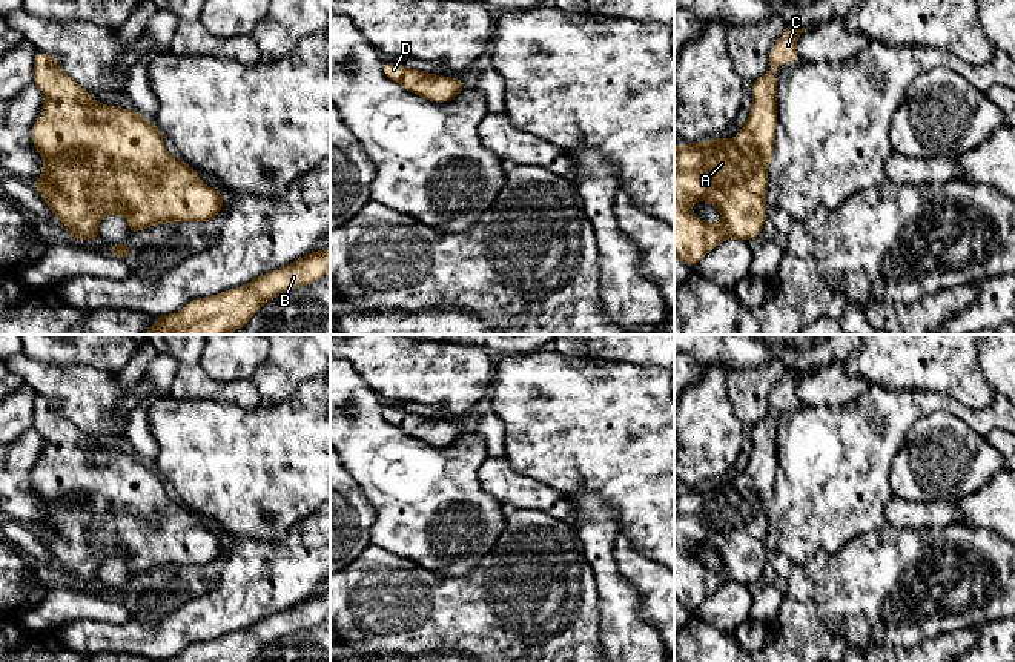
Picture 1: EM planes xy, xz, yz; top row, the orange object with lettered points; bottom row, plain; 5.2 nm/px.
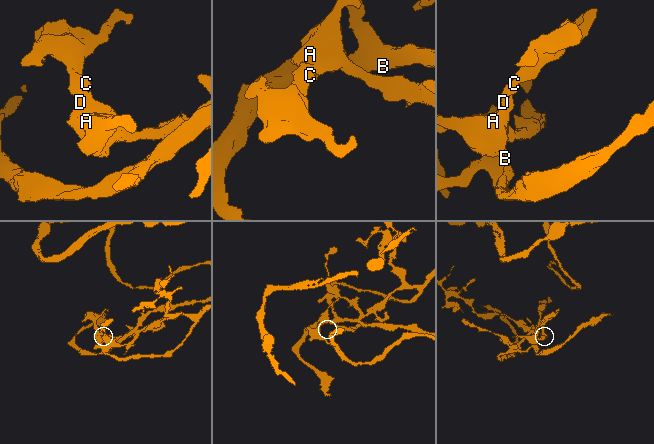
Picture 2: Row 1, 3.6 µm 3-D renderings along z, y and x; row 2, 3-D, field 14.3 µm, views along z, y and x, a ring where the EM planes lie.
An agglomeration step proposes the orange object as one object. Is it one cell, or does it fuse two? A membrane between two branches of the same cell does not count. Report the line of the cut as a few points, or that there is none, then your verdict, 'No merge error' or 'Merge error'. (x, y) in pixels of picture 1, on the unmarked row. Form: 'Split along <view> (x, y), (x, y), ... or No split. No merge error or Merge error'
No split. No merge error

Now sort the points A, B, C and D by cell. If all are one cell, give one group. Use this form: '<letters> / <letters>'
A B C D

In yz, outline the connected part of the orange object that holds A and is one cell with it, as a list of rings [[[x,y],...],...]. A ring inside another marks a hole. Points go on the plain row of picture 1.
[[[788,367],[782,382],[769,395],[769,413],[765,419],[752,425],[752,453],[746,468],[737,475],[737,484],[717,482],[705,487],[679,487],[674,495],[674,597],[689,613],[708,596],[726,582],[748,585],[762,579],[762,571],[768,562],[768,508],[774,501],[774,481],[777,472],[777,427],[779,419],[771,415],[780,412],[783,405],[794,410],[797,401],[797,382],[811,370],[802,372]],[[706,544],[722,558],[719,570],[708,568],[689,554],[694,545]]]

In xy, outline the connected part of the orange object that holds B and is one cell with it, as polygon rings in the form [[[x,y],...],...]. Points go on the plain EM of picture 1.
[[[330,590],[264,617],[246,630],[213,640],[192,644],[180,656],[158,662],[252,662],[261,650],[299,630],[309,630],[330,616]]]

